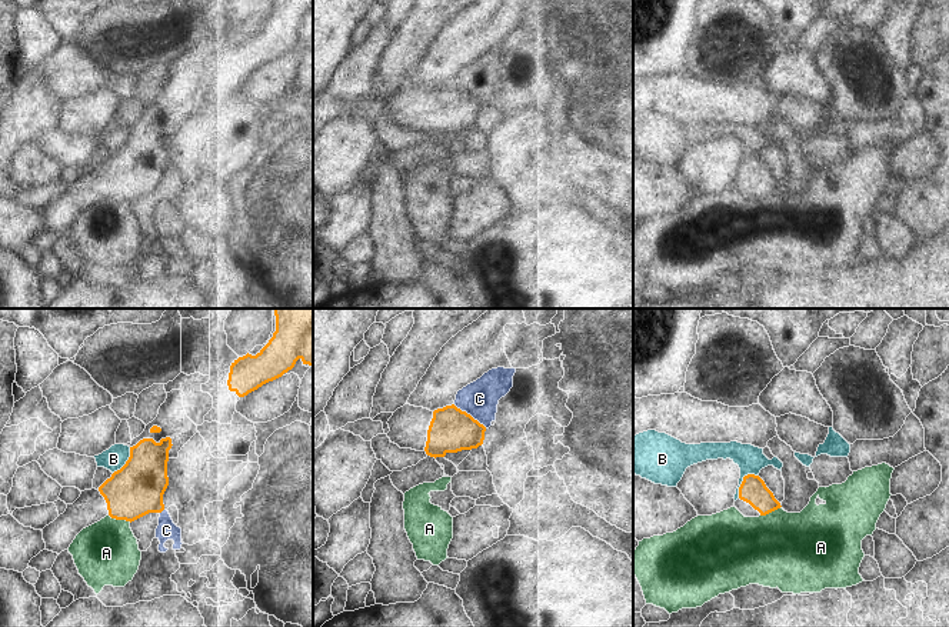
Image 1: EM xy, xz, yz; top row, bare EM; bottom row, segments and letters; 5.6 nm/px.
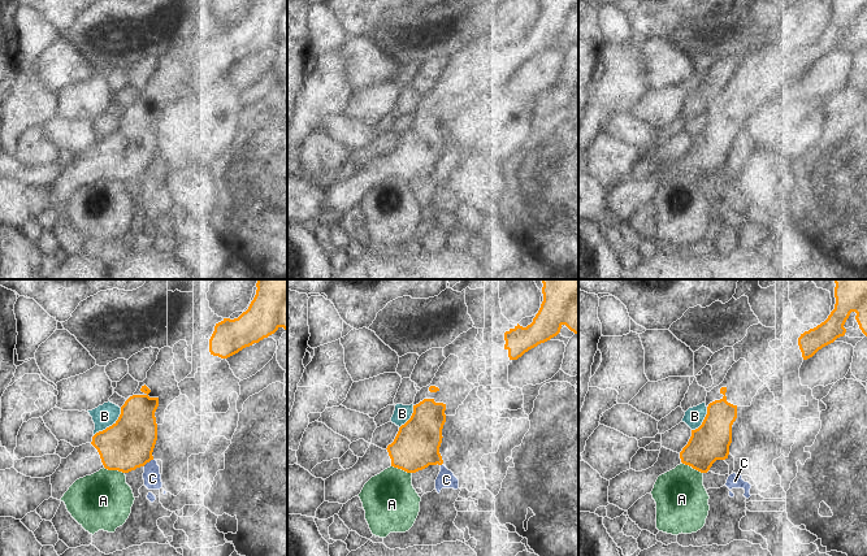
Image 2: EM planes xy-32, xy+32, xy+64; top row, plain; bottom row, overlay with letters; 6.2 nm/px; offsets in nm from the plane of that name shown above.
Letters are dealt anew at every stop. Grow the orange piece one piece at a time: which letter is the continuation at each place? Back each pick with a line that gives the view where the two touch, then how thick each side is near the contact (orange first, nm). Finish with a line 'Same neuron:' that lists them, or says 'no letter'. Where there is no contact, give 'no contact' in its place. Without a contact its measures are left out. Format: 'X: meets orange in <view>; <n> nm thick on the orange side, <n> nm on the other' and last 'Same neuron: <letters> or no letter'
Same neuron: no letter

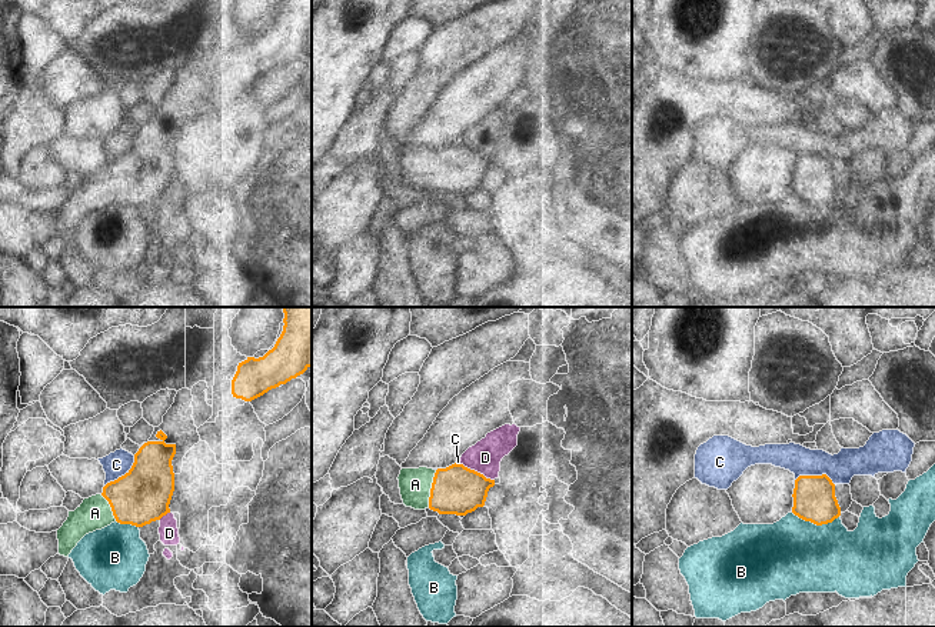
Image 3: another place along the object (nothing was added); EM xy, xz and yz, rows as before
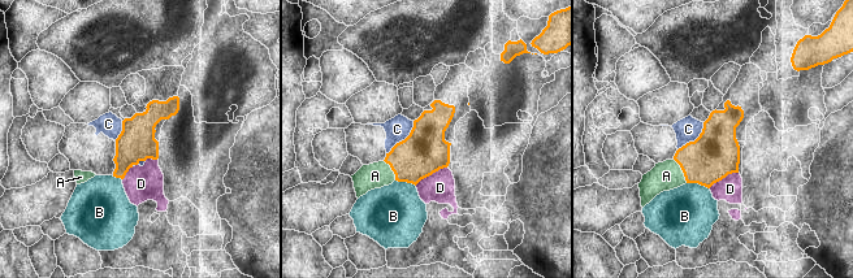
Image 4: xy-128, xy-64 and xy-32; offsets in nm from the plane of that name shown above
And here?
A: meets orange in xz; 280 nm thick on the orange side, 180 nm on the other
Same neuron: A

